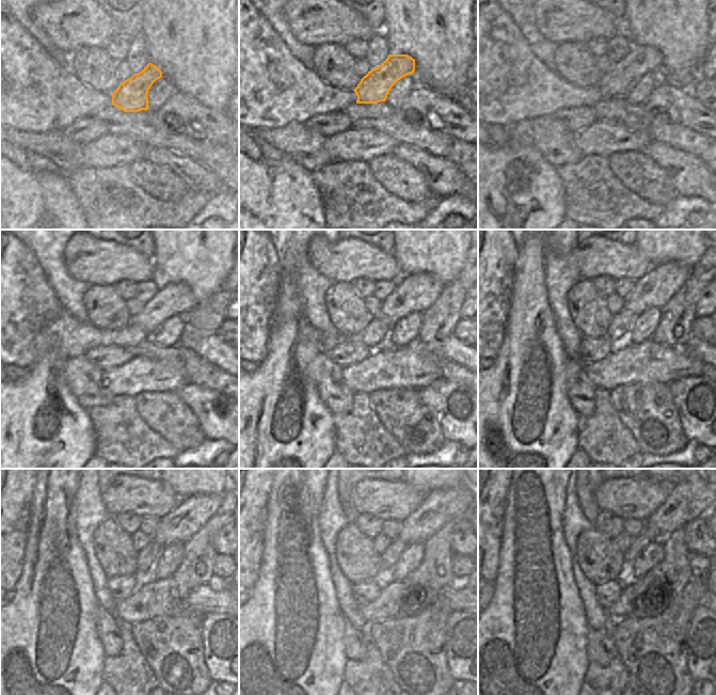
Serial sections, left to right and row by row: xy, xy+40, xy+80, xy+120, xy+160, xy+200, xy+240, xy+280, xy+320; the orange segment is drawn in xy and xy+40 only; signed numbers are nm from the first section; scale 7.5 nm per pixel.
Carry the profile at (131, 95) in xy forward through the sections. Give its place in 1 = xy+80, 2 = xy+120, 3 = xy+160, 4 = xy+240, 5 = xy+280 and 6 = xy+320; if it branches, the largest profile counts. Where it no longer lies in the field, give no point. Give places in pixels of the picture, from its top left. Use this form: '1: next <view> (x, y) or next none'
1: next xy+80 (641, 60)
2: next xy+120 (172, 299)
3: next xy+160 (414, 293)
4: next xy+240 (190, 514)
5: next xy+280 (439, 507)
6: next xy+320 (691, 498)

